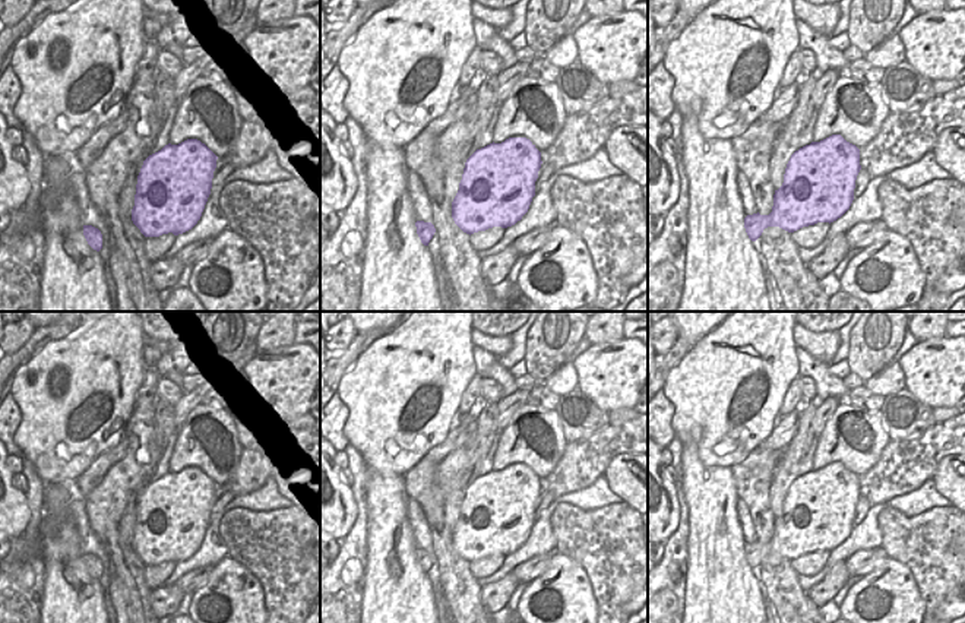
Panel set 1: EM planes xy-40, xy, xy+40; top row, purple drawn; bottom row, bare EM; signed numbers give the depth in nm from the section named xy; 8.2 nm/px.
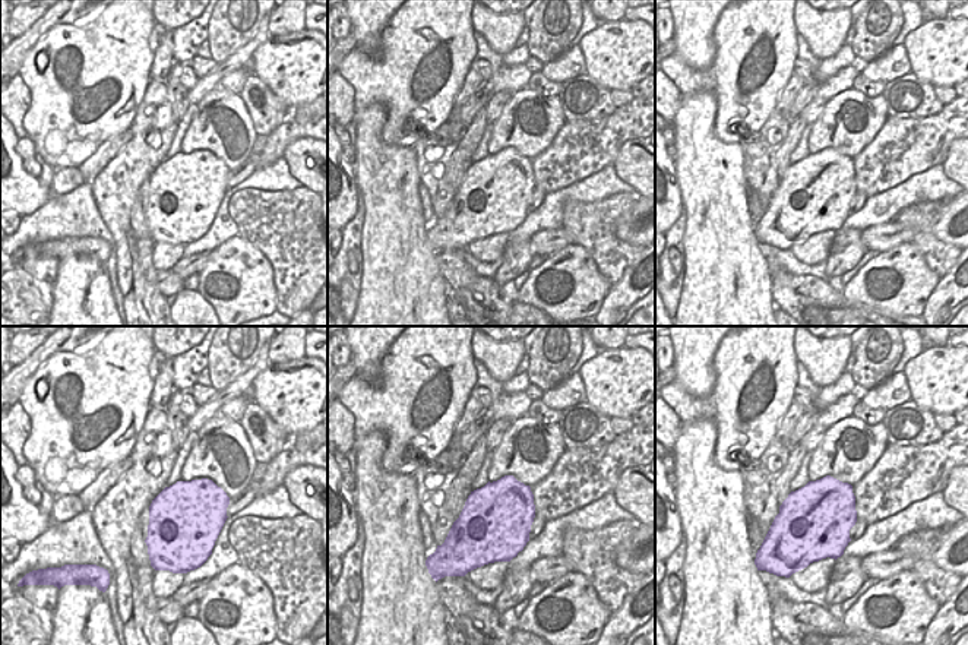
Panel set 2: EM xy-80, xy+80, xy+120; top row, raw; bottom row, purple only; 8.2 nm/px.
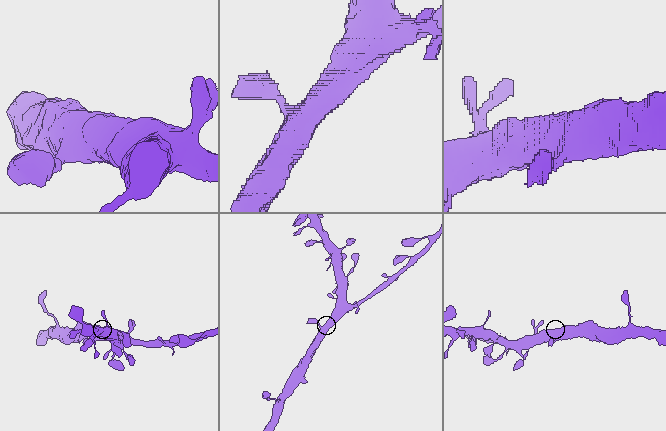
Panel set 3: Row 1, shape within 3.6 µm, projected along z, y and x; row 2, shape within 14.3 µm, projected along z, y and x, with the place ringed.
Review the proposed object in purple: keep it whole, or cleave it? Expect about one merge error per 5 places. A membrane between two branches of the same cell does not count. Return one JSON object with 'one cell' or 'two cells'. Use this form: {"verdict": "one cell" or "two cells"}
{"verdict": "one cell"}

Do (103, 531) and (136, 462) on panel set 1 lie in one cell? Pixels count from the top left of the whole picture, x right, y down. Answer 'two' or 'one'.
one

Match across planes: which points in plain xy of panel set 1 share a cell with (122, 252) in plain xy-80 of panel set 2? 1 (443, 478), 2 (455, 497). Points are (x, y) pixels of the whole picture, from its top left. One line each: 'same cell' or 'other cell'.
1: same cell
2: other cell

